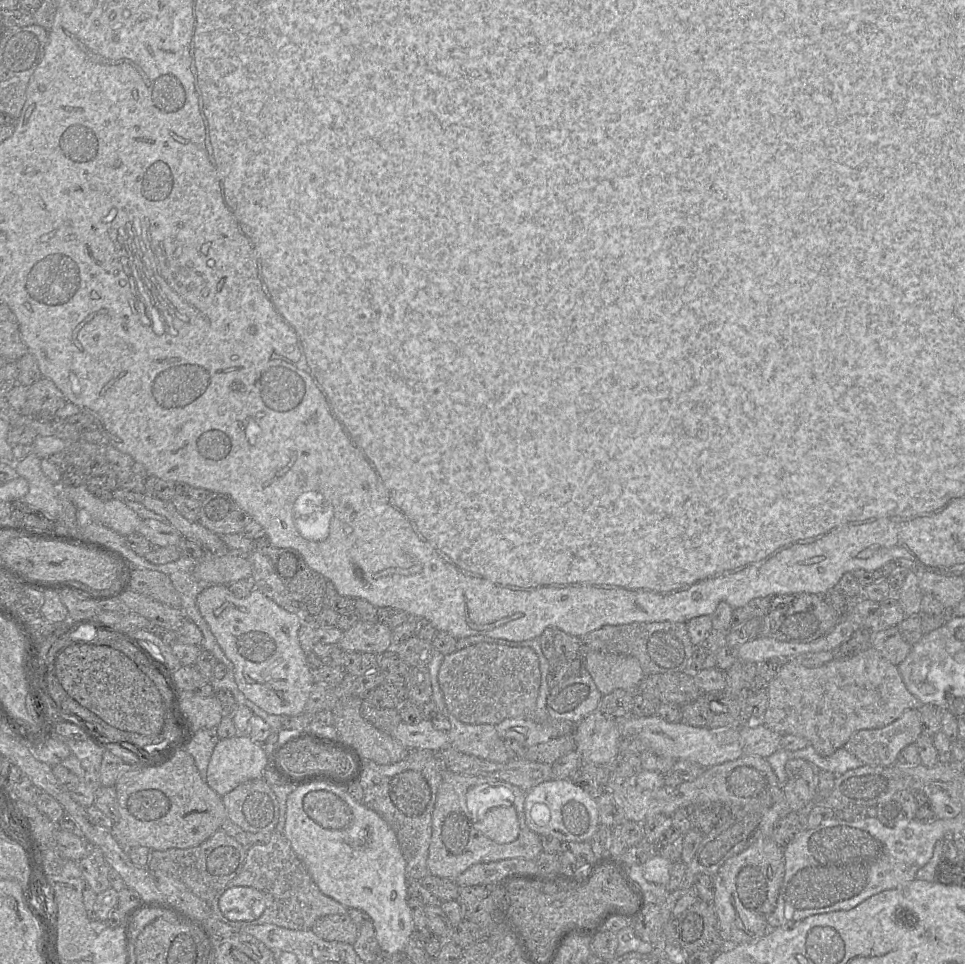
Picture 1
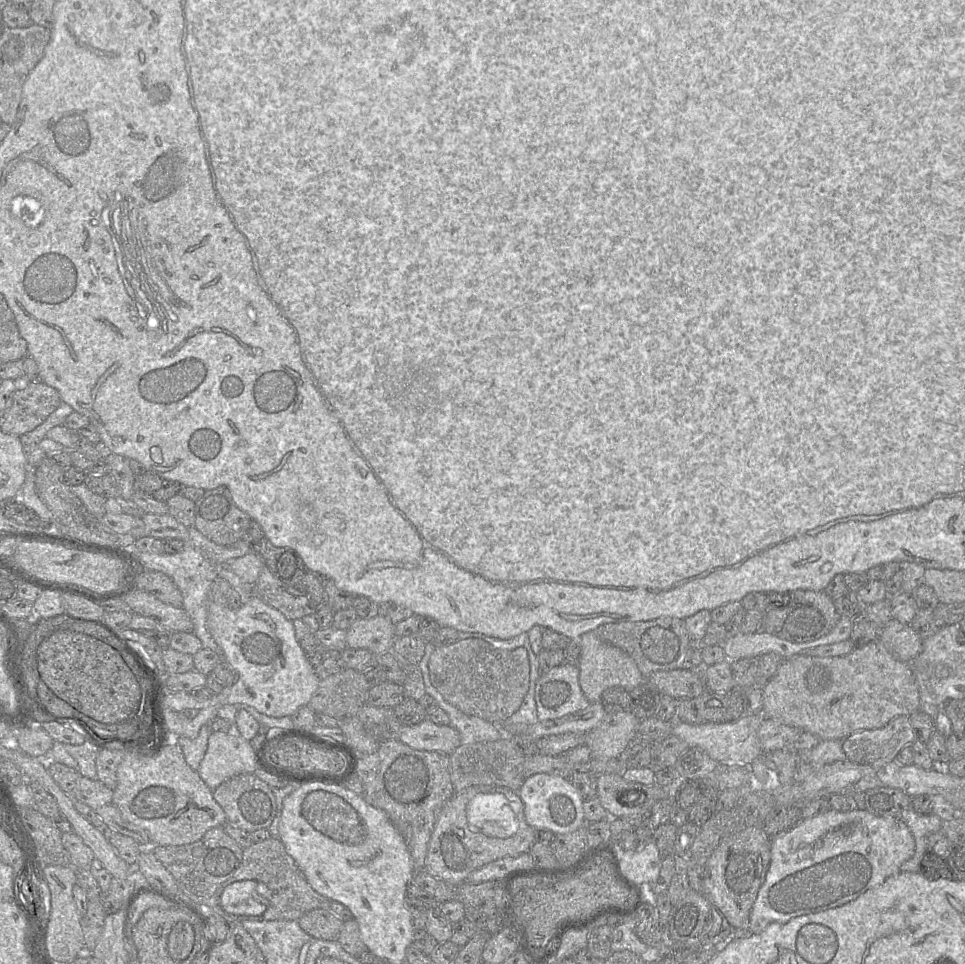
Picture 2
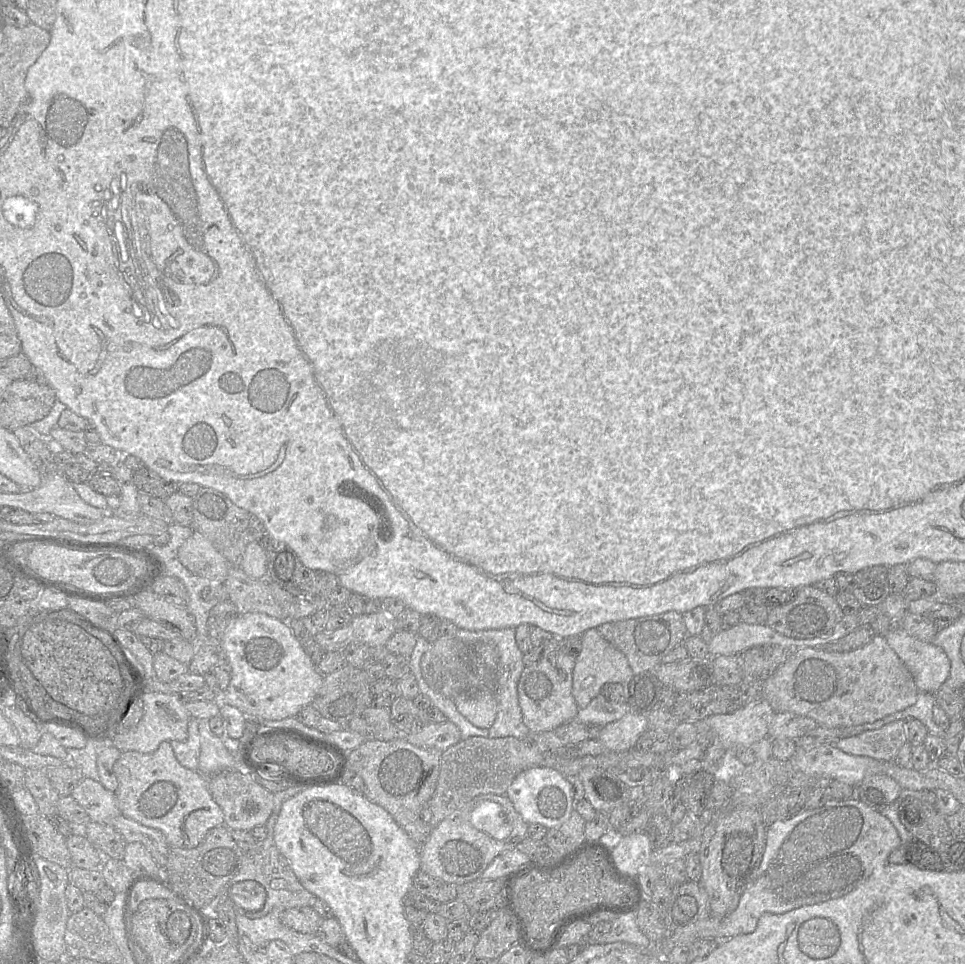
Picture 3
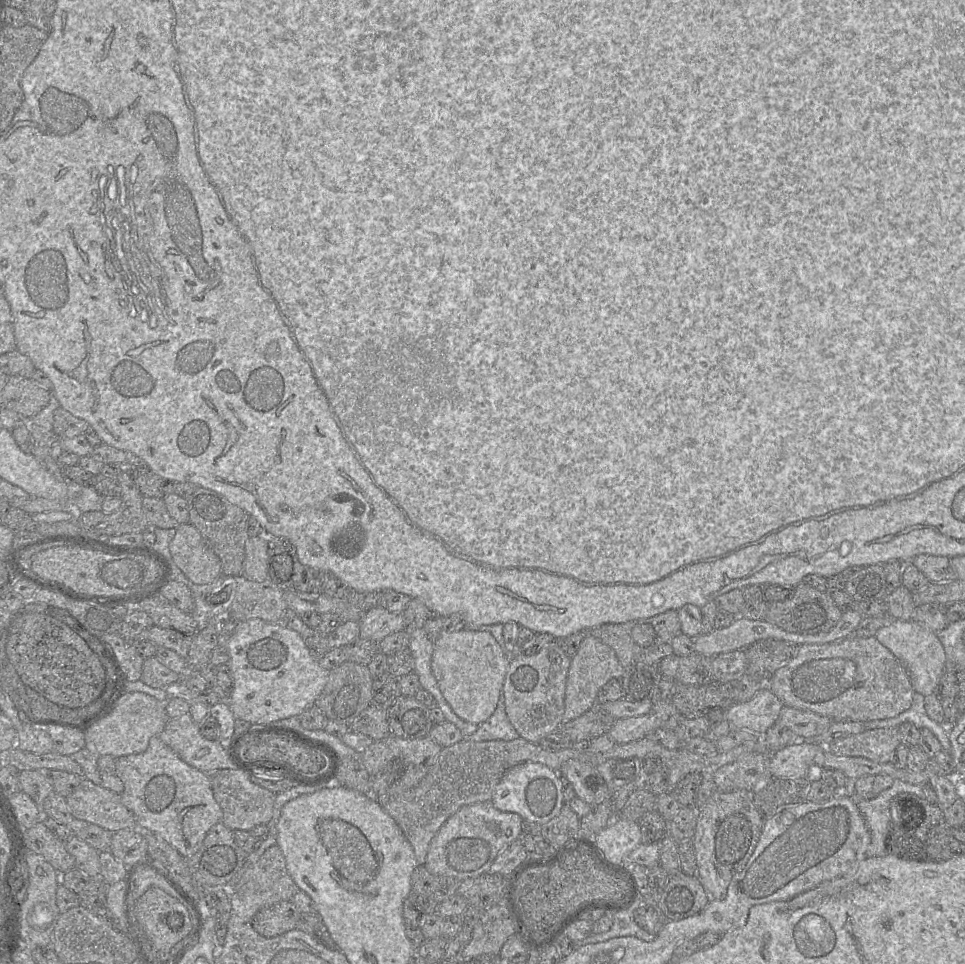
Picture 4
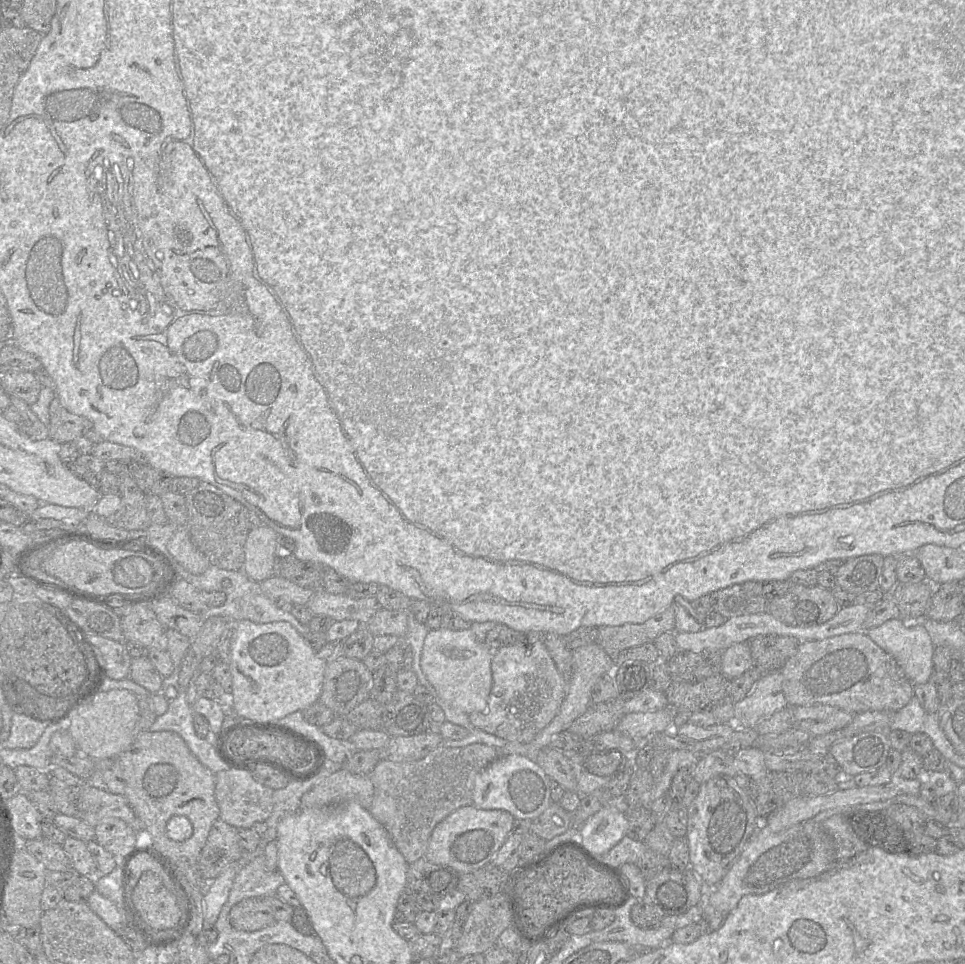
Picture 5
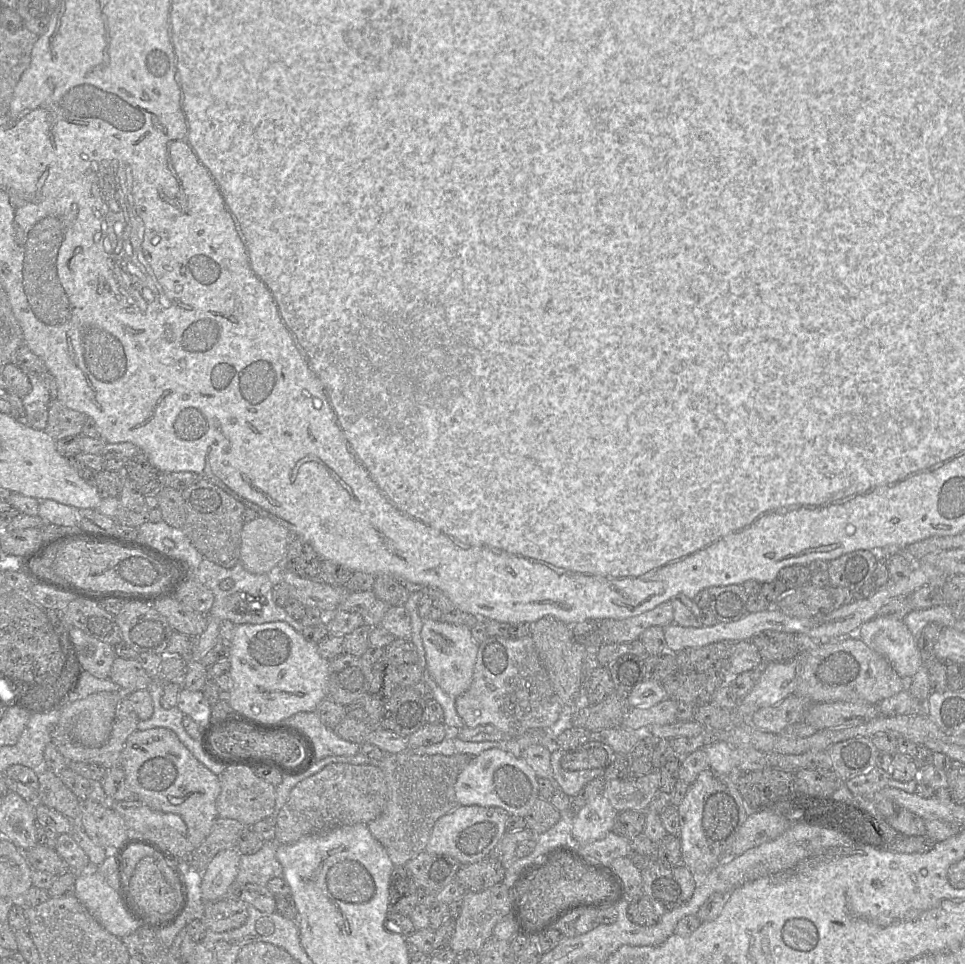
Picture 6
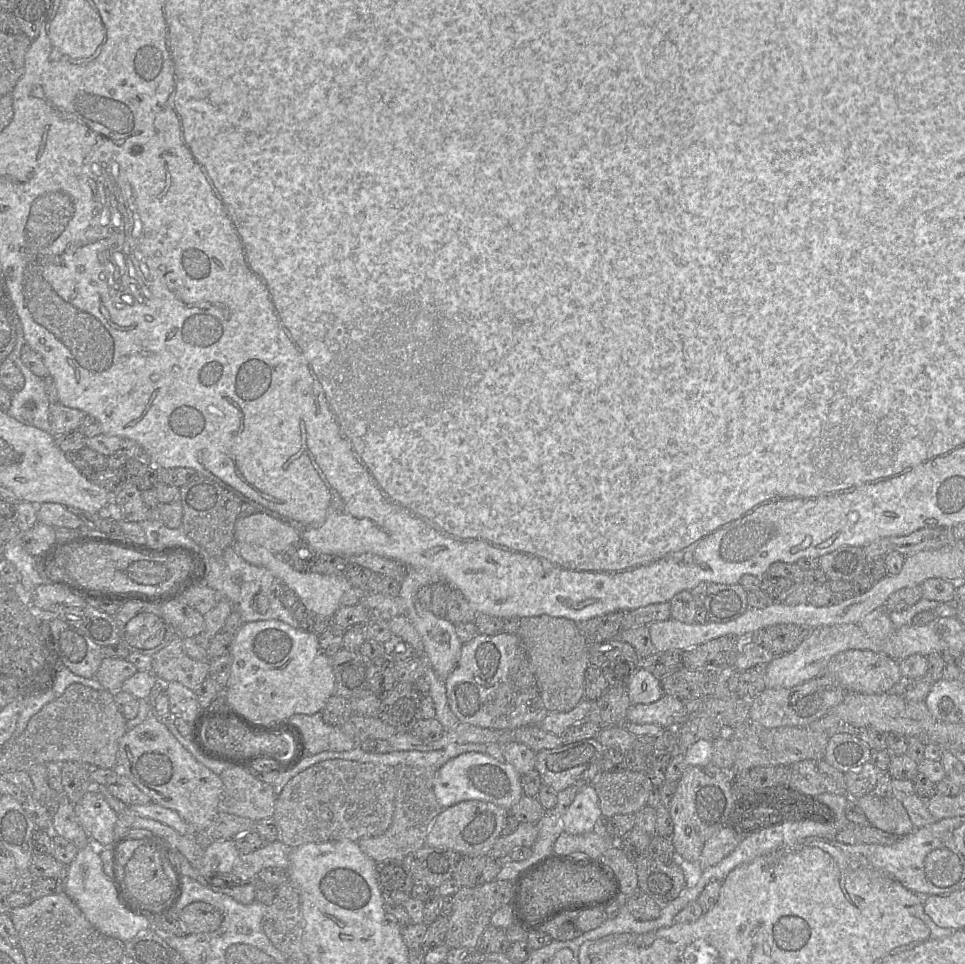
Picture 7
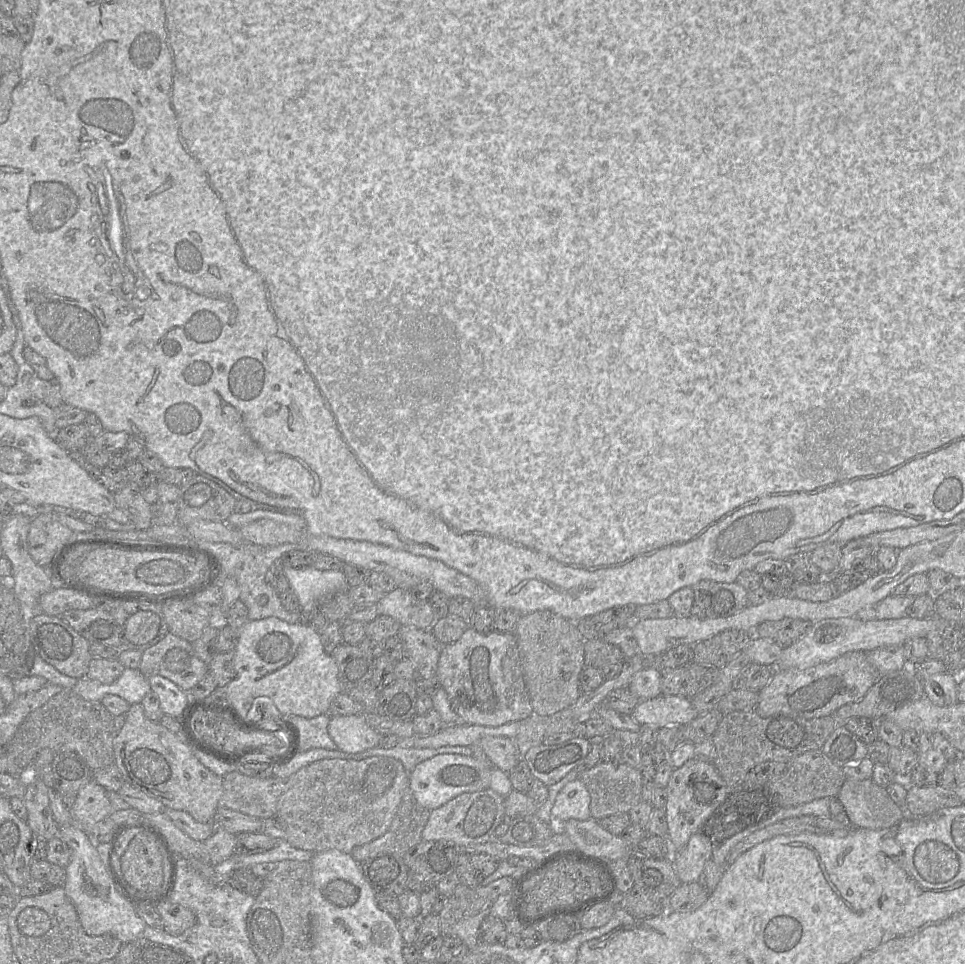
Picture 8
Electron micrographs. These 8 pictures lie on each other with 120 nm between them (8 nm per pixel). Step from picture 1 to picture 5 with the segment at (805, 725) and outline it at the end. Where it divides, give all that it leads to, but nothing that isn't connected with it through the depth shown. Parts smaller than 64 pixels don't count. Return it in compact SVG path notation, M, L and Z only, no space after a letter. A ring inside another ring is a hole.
M864 631L805 641L780 670L789 707L828 705L857 715L867 711L896 713L914 696L914 685L896 660Z

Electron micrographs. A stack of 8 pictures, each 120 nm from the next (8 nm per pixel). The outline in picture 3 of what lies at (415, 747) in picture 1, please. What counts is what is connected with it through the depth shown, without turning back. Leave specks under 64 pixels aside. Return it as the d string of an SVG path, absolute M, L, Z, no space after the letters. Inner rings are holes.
M429 721L416 732L403 736L415 746L439 751L445 751L462 739L459 728L450 721Z

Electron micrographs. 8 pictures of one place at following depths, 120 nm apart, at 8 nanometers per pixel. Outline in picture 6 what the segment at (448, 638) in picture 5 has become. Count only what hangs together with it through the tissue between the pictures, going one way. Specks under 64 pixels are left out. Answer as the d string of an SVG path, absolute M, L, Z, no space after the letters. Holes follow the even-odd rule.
M424 618L421 638L428 672L437 685L452 697L458 697L465 693L472 682L480 645L474 641L471 628L465 625L455 625Z

